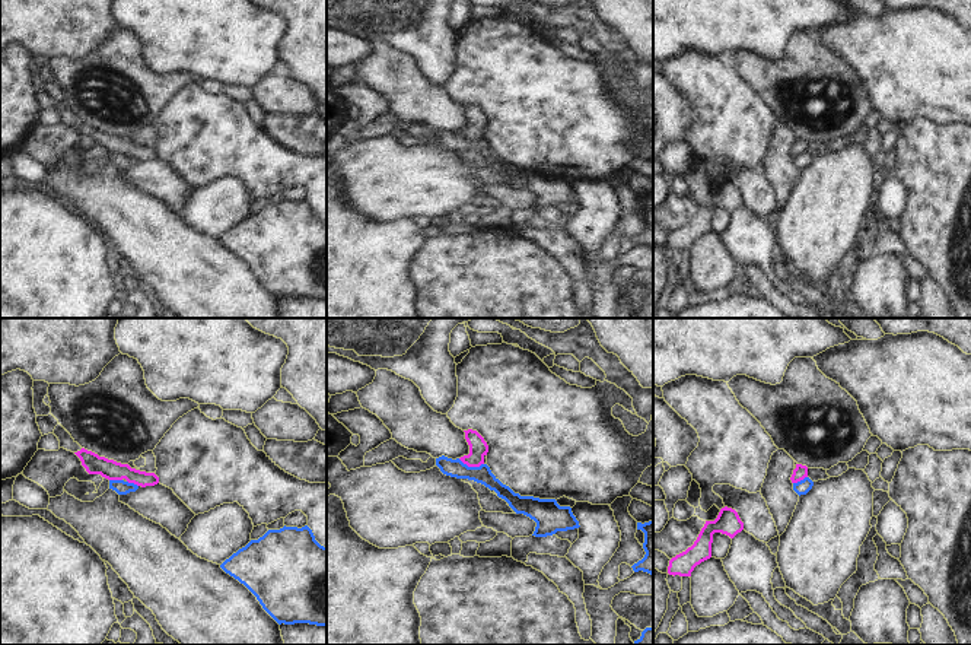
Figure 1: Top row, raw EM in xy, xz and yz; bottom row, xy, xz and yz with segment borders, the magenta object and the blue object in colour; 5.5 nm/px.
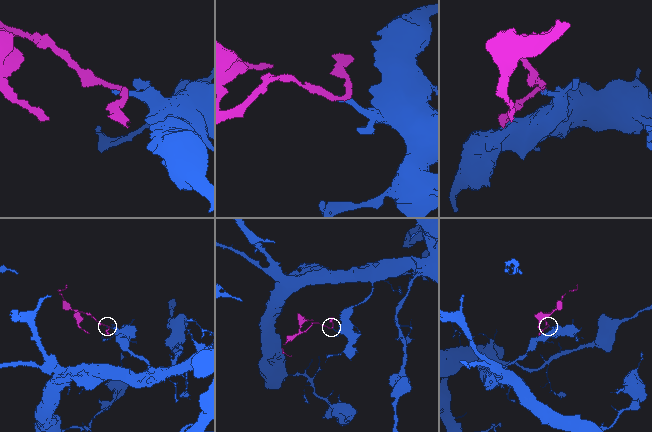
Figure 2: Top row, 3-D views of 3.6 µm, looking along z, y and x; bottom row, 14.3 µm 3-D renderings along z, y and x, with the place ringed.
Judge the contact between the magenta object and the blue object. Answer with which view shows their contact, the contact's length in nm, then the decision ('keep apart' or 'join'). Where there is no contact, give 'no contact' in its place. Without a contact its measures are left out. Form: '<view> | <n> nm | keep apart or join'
xz | 150 nm | keep apart

